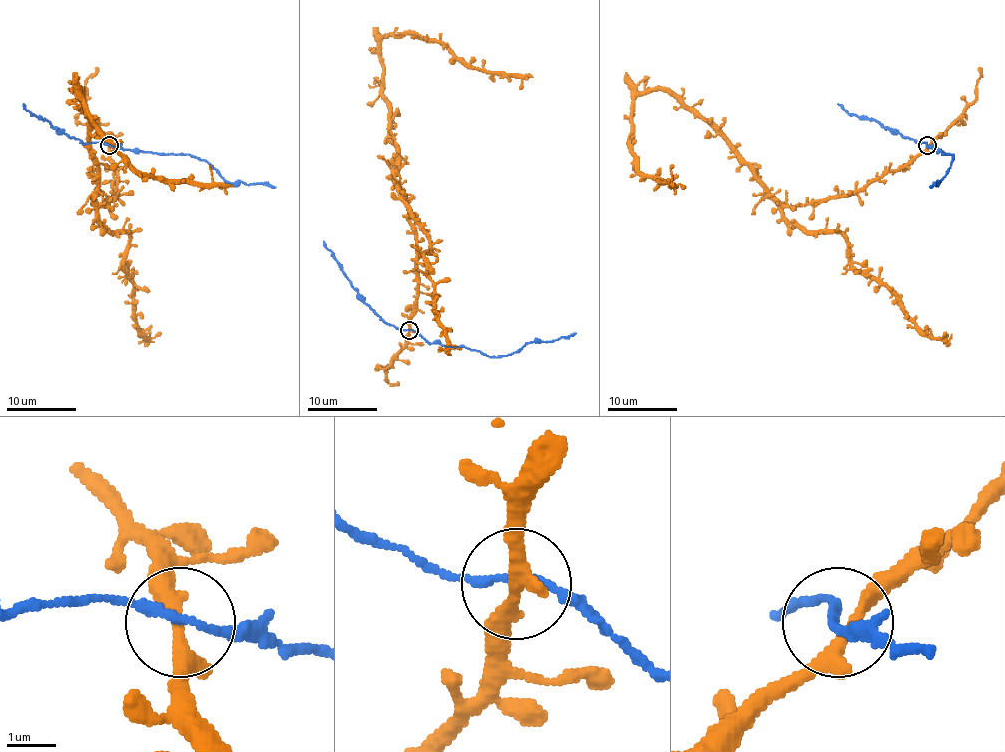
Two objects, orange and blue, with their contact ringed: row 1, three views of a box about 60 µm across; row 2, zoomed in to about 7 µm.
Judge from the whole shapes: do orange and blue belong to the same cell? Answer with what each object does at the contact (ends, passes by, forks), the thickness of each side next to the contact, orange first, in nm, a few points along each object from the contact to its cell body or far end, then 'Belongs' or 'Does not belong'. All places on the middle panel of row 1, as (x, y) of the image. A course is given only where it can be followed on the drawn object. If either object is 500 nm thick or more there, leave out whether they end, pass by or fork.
At the ring orange passes by. At the ring blue passes by. Thickness 300 nm (orange) against 160 nm. Course of orange: (409, 331), (416, 232), (395, 178), (384, 37), (419, 34), (473, 67), (516, 74), (520, 89). Course of blue: (409, 331), (419, 332), (430, 343), (464, 346), (497, 357), (511, 355), (530, 341), (555, 341), (575, 332). Belongs

